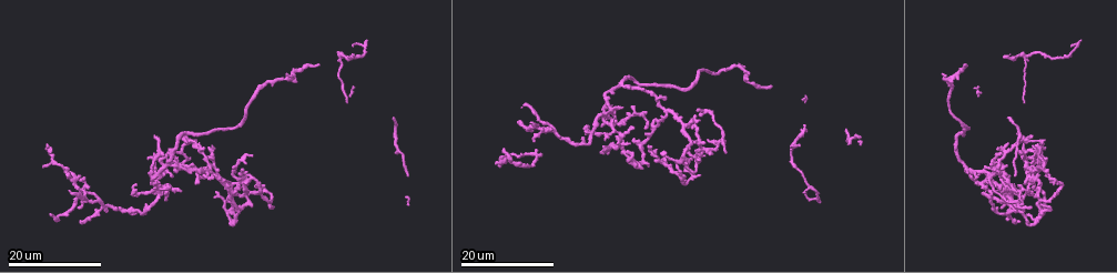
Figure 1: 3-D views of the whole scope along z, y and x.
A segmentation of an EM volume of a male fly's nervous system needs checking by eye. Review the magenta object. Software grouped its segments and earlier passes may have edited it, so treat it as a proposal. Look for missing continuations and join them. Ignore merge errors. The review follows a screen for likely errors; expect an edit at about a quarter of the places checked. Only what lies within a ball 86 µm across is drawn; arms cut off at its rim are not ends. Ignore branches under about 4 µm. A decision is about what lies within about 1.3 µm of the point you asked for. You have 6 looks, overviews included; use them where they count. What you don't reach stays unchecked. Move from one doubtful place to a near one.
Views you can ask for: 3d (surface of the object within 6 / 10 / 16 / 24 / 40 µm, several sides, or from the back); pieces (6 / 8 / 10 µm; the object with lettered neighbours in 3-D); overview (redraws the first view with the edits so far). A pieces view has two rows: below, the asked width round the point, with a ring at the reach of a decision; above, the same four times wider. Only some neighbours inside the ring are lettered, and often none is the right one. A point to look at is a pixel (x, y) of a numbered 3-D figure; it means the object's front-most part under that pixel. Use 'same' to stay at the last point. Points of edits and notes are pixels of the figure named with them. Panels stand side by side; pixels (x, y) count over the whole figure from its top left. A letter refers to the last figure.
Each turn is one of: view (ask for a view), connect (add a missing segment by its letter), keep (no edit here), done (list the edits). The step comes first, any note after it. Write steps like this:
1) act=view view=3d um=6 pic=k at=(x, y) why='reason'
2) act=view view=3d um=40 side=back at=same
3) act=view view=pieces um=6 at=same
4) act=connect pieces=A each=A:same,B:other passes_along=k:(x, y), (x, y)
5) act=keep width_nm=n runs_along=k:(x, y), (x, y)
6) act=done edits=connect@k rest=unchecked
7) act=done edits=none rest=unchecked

act=view view=3d um=16 pic=1 at=(195, 185) why='branch stops here'

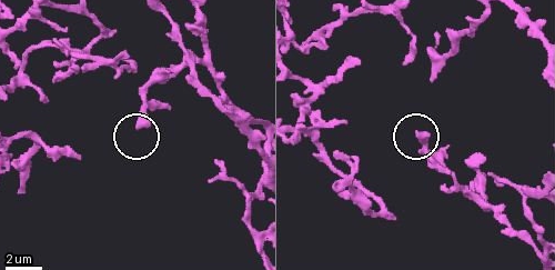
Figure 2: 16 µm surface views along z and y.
act=view view=pieces um=10 pic=2 at=(418, 136) why='what lies round it'

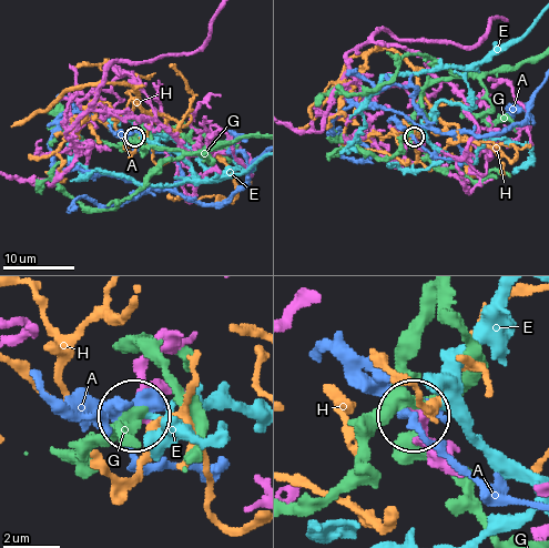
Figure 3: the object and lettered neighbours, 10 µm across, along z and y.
act=keep width_nm=400 each=A:other,E:other,G:other,H:other found='no lettered segment goes on from it'

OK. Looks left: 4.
act=view view=3d um=24 pic=1 at=(634, 138) why='an open end'

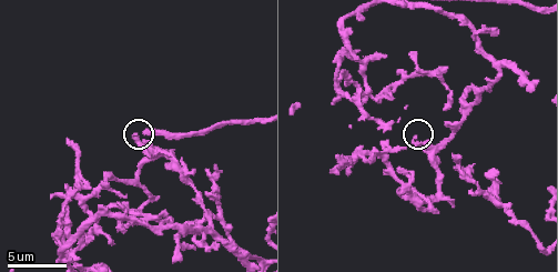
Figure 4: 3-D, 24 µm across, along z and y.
act=view view=pieces um=6 pic=4 at=(136, 136) why='what lies round it'

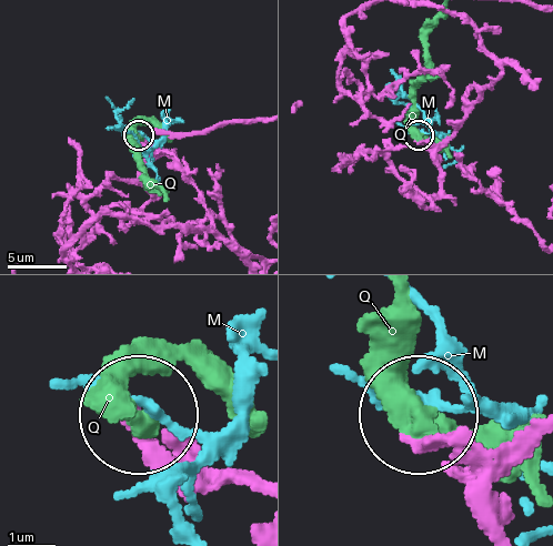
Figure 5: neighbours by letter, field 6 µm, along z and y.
act=keep width_nm=210 each=M:other,Q:other runs_along=5:(470, 447), (434, 443), (422, 415) found='no lettered segment goes on from it'

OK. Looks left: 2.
act=view view=pieces um=8 pic=4 at=(413, 55) why='an open end'

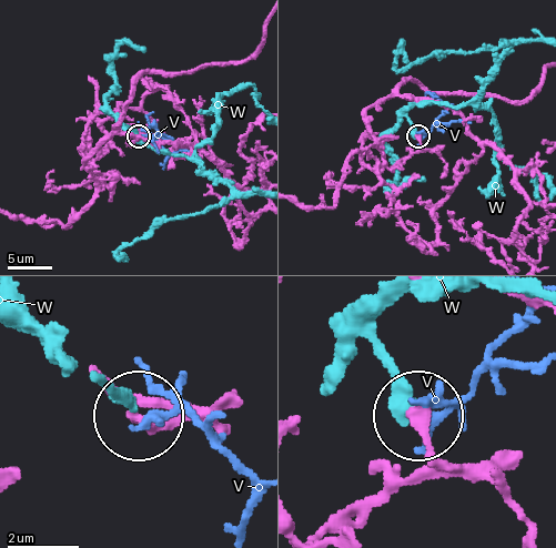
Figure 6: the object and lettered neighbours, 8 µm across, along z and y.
act=keep each=V:other,W:other runs_along=6:(388, 94), (365, 112), (385, 163), (407, 159), (418, 138) found='none of them fits'

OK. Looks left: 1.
act=done edits=none rest=unchecked

